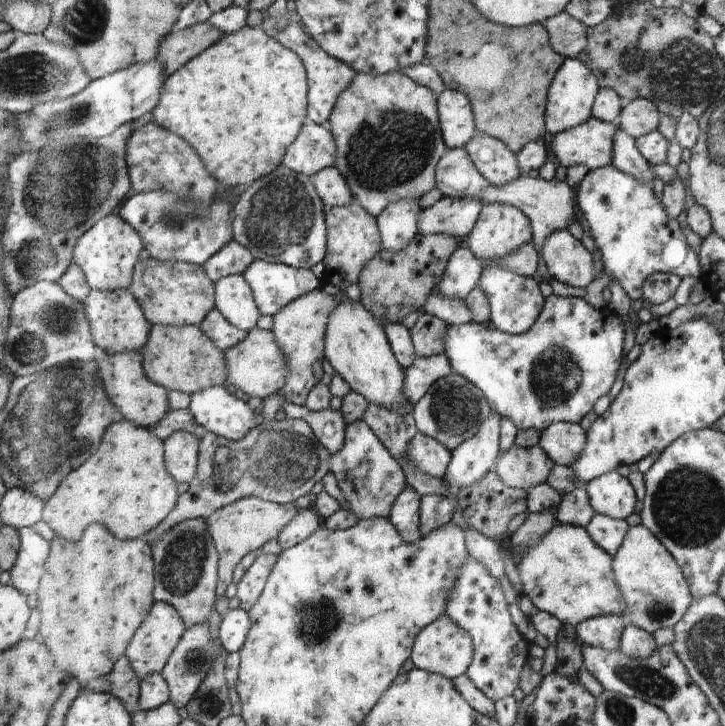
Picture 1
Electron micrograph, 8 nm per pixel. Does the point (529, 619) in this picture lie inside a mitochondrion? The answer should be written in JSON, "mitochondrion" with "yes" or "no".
{"mitochondrion":"no"}

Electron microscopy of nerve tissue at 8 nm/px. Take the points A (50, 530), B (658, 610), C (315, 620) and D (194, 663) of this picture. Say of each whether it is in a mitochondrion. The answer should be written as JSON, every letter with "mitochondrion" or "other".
{"A":"other","B":"mitochondrion","C":"mitochondrion","D":"mitochondrion"}

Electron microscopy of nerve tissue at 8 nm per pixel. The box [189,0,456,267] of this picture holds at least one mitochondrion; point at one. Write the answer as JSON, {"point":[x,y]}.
{"point":[386,152]}

